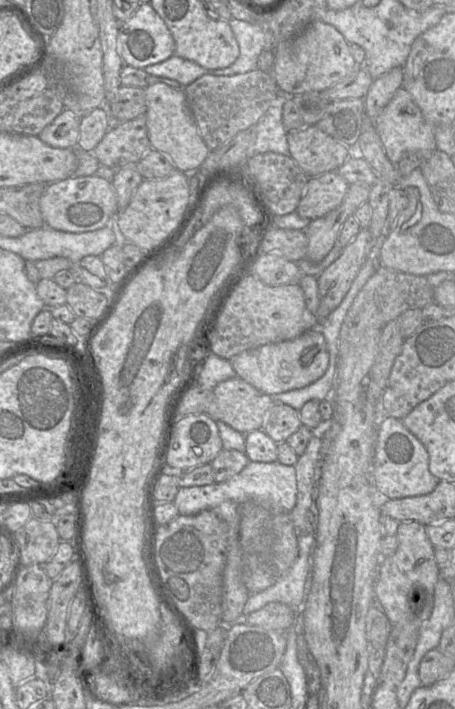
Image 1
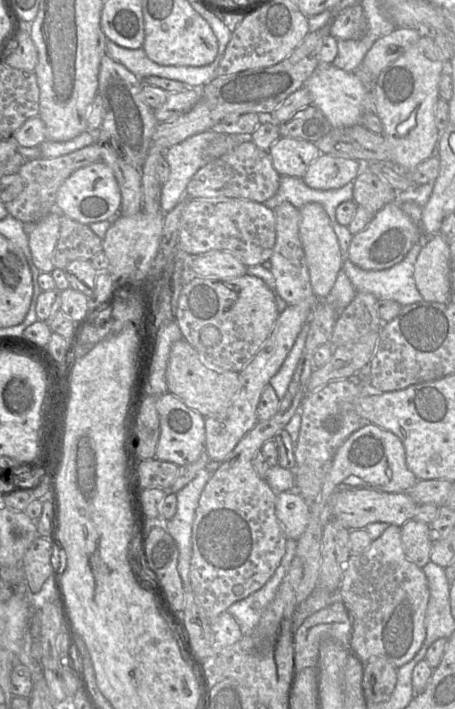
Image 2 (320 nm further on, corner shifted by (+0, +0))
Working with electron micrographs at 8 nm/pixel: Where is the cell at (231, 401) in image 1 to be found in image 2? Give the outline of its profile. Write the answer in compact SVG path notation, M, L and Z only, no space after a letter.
M184 339L176 341L171 346L165 379L168 392L203 417L215 415L228 408L238 393L240 385L237 372L211 367Z

